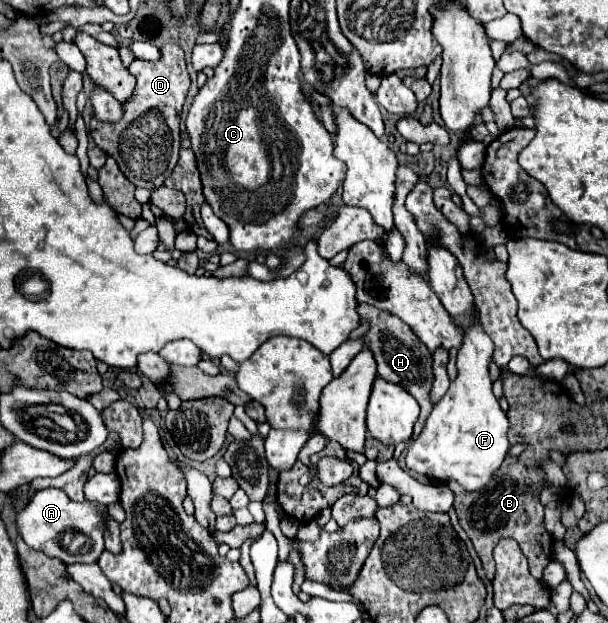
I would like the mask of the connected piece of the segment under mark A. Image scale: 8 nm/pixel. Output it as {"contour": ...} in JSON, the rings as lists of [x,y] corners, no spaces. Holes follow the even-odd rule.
{"contour":[[[42,489],[38,491],[32,501],[16,513],[16,529],[24,543],[32,549],[38,549],[46,553],[48,557],[56,557],[60,561],[68,563],[94,563],[98,561],[100,553],[104,551],[104,539],[102,539],[102,529],[104,529],[104,515],[96,513],[96,509],[90,503],[74,503],[62,489]],[[74,531],[78,535],[84,535],[84,541],[64,541],[66,533]]]}

